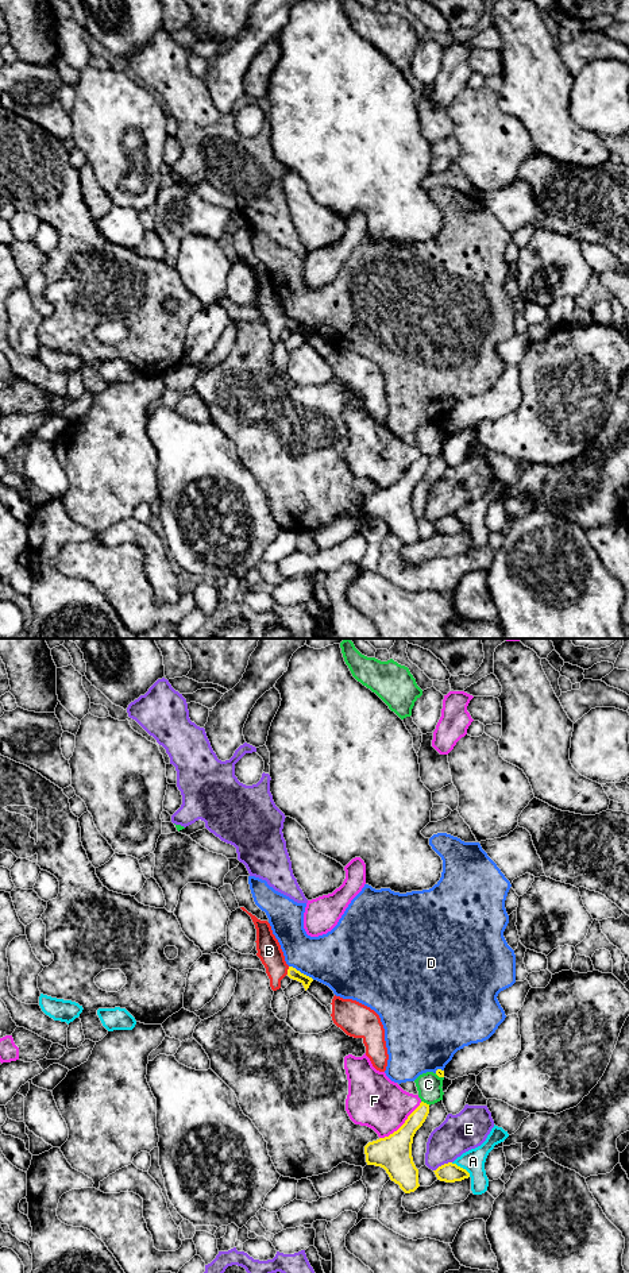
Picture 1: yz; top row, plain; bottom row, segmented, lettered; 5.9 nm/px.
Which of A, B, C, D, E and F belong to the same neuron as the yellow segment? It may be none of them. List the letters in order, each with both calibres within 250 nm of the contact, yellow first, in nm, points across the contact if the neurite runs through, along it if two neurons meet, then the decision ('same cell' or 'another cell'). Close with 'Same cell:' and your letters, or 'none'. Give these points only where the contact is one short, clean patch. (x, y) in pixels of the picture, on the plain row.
A: 120 nm thick on the yellow side, 140 nm on the other; another cell
B: 70 nm thick on the yellow side, 140 nm on the other; another cell
C: 120 nm thick on the yellow side, 150 nm on the other; another cell
D: 70 nm thick on the yellow side, 340 nm on the other; another cell
E: 120 nm thick on the yellow side, 220 nm on the other; another cell
F: 220 nm thick on the yellow side, 320 nm on the other; another cell
Same cell: none

